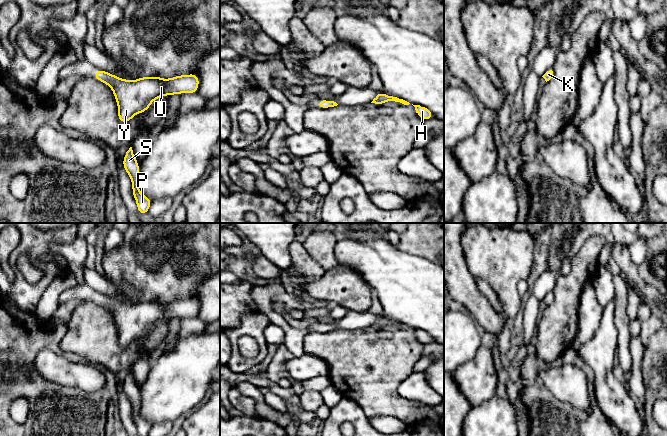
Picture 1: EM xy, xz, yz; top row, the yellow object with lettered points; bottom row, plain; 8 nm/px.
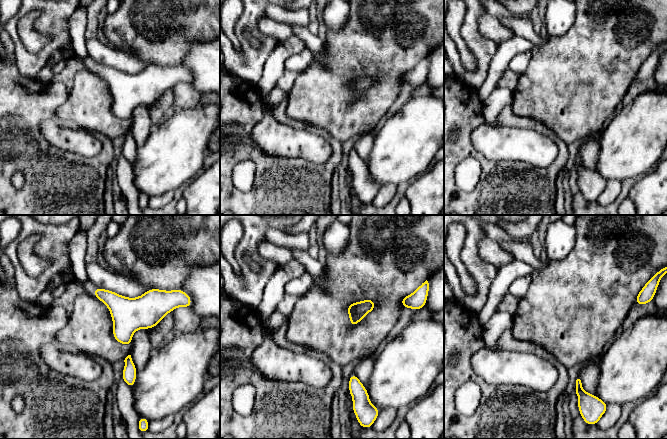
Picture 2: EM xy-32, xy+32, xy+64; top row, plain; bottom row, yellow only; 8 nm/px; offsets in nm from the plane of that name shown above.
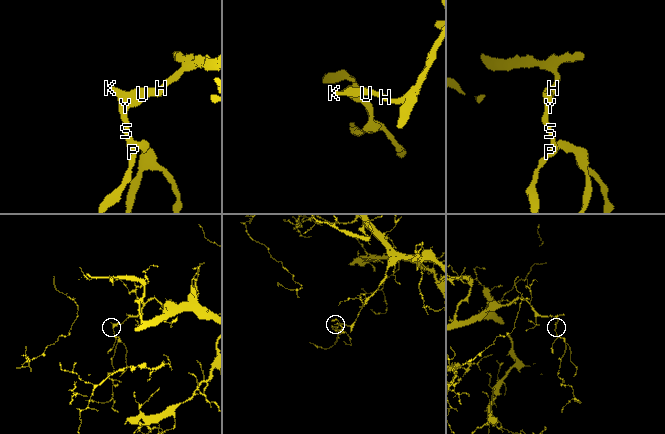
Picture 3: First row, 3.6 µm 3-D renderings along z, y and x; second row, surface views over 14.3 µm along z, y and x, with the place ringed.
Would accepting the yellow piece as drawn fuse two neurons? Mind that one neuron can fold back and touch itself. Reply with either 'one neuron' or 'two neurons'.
one neuron

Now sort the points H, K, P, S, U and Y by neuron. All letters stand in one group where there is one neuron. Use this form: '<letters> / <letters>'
H K P S U Y

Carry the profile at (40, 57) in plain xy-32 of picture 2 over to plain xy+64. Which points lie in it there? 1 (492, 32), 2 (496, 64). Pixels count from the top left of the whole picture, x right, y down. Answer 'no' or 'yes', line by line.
1: no
2: no

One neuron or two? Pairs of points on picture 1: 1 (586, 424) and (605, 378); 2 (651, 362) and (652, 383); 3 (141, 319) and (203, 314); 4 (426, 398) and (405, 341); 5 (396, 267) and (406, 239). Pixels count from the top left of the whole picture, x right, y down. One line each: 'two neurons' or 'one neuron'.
1: two neurons
2: one neuron
3: two neurons
4: two neurons
5: two neurons

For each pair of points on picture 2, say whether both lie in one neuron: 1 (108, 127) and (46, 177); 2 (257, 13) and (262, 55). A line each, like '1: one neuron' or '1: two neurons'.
1: two neurons
2: one neuron

